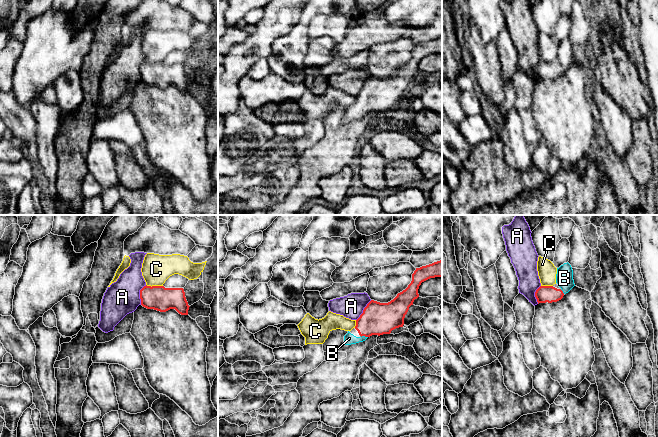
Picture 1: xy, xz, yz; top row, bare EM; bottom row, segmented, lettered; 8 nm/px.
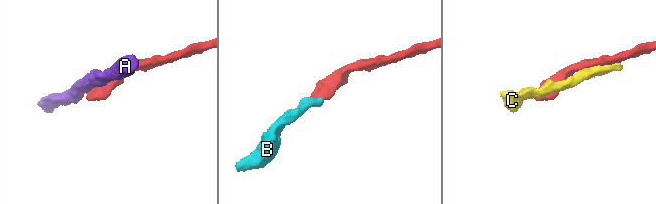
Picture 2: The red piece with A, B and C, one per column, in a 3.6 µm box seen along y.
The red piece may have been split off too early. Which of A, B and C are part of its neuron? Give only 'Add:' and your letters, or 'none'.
Add: B

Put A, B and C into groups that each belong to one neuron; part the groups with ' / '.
A / B / C

